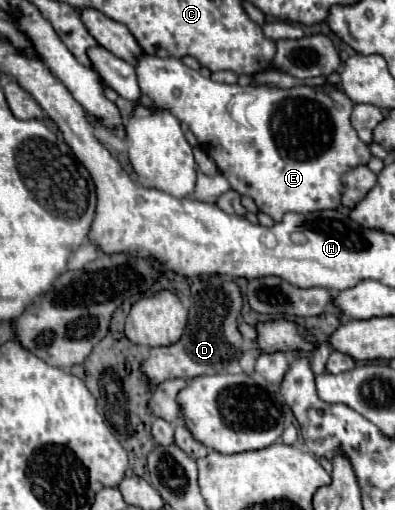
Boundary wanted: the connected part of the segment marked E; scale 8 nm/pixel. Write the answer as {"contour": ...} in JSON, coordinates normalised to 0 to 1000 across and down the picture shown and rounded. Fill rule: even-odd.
{"contour":[[[359,104],[349,112],[344,147],[365,186],[375,186],[395,206],[425,206],[425,214],[435,214],[435,222],[446,222],[446,229],[481,249],[481,257],[496,265],[522,304],[532,304],[547,316],[552,335],[577,351],[582,367],[608,382],[643,390],[653,410],[684,422],[699,437],[709,437],[714,425],[734,414],[790,418],[810,410],[856,410],[861,367],[866,367],[861,339],[901,324],[927,324],[937,312],[932,284],[922,284],[901,253],[886,245],[896,202],[851,167],[820,167],[820,171],[749,167],[739,175],[714,175],[714,171],[684,171],[684,167],[608,171],[608,167],[557,163],[547,171],[542,167],[527,171],[532,178],[522,190],[522,151],[471,131],[456,116],[395,112],[375,104]],[[613,178],[633,178],[648,190],[648,245],[638,237],[628,245],[613,245],[592,237],[577,218],[582,194]]]}

